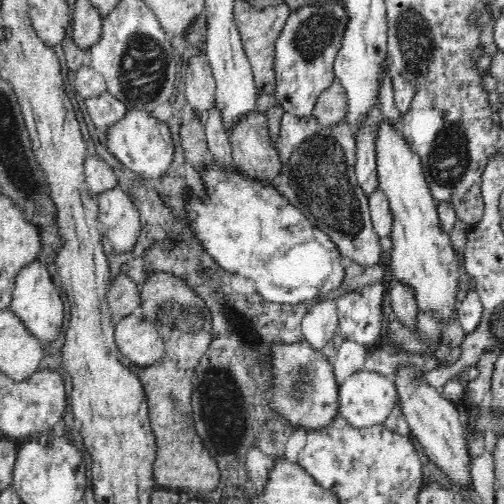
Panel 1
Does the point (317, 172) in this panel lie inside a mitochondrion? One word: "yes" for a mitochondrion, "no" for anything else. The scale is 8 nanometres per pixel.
yes

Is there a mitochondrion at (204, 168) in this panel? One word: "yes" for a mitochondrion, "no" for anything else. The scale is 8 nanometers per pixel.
no

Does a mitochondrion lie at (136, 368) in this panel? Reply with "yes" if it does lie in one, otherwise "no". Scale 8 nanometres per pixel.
no

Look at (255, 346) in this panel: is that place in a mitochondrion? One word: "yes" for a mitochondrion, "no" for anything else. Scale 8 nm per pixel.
yes

